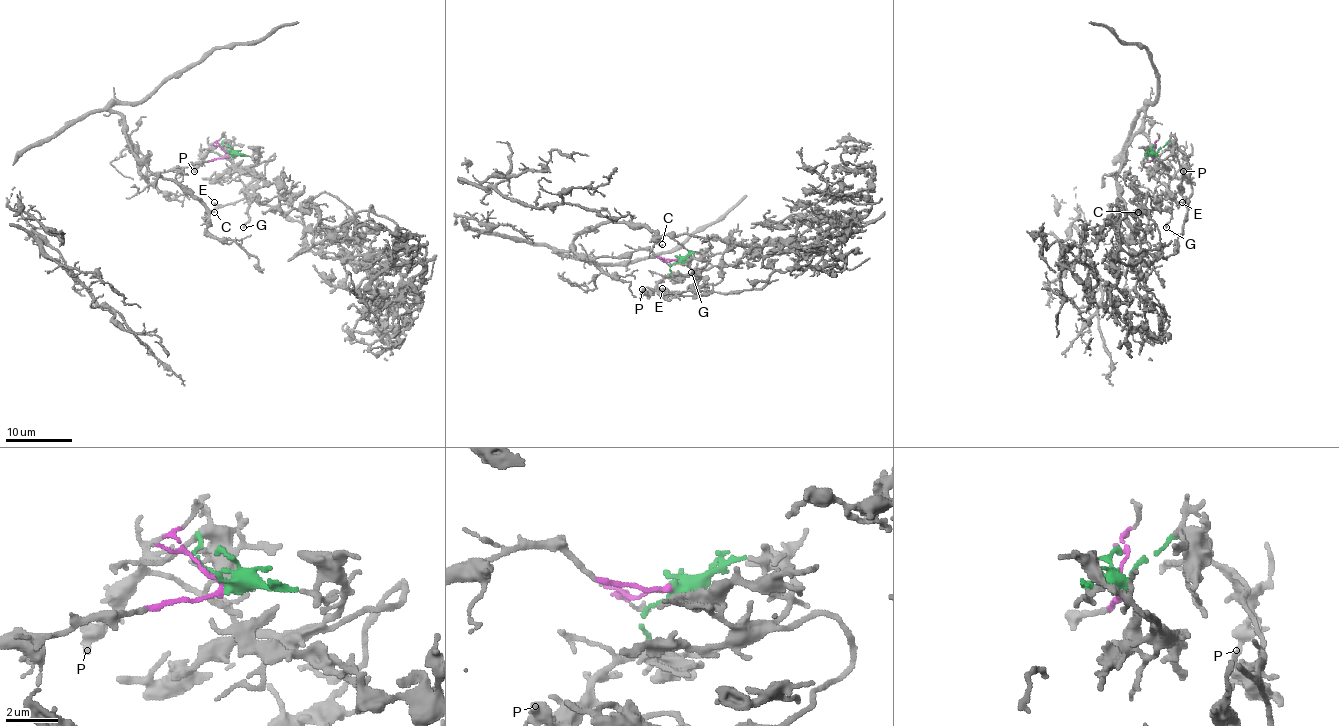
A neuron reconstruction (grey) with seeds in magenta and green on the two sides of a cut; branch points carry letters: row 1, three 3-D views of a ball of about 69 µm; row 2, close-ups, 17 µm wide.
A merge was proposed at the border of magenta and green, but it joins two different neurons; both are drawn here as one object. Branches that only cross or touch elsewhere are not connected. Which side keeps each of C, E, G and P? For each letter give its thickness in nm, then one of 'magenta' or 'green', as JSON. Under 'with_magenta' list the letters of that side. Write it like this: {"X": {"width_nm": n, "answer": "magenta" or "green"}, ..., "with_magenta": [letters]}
{"C": {"width_nm": 110, "answer": "magenta"}, "E": {"width_nm": 160, "answer": "green"}, "G": {"width_nm": 150, "answer": "green"}, "P": {"width_nm": 260, "answer": "green"}, "with_magenta": ["C"]}

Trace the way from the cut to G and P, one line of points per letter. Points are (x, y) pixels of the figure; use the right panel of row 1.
G: (1153, 155), (1146, 156), (1150, 153), (1161, 161), (1173, 155), (1184, 175), (1181, 188), (1171, 200), (1166, 228)
P: (1153, 155), (1168, 143), (1188, 163), (1183, 171)

